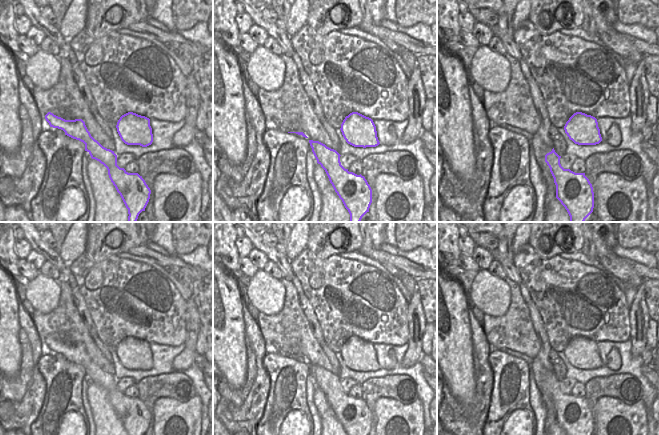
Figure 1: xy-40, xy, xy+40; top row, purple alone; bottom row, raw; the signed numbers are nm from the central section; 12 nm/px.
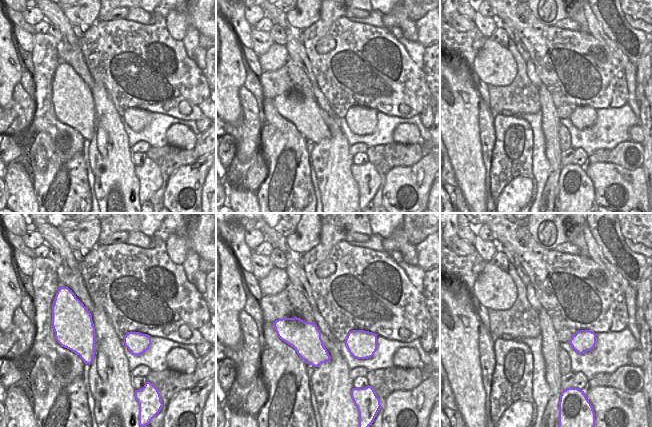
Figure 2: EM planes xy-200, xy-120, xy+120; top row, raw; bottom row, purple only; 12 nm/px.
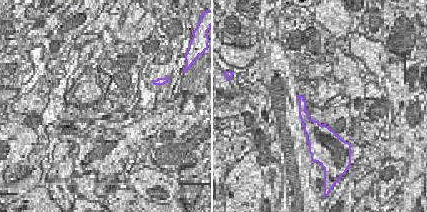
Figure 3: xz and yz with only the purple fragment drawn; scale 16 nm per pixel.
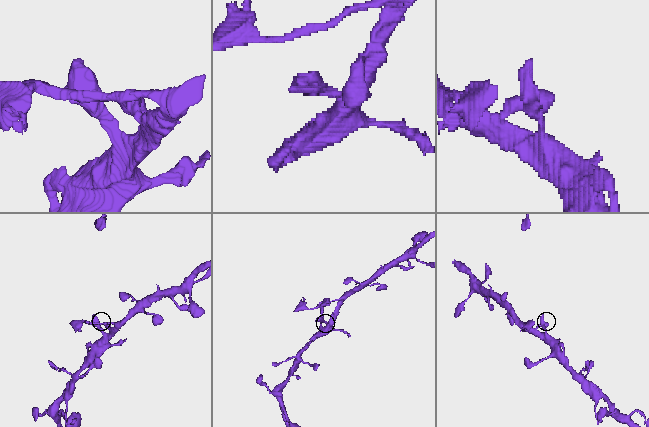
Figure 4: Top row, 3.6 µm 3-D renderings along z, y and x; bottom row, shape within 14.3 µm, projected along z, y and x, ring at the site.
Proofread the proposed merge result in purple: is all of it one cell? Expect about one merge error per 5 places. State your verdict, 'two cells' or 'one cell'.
one cell

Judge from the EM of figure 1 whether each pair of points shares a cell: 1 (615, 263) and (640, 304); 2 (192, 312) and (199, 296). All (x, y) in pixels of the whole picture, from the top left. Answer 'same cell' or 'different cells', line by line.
1: different cells
2: different cells

